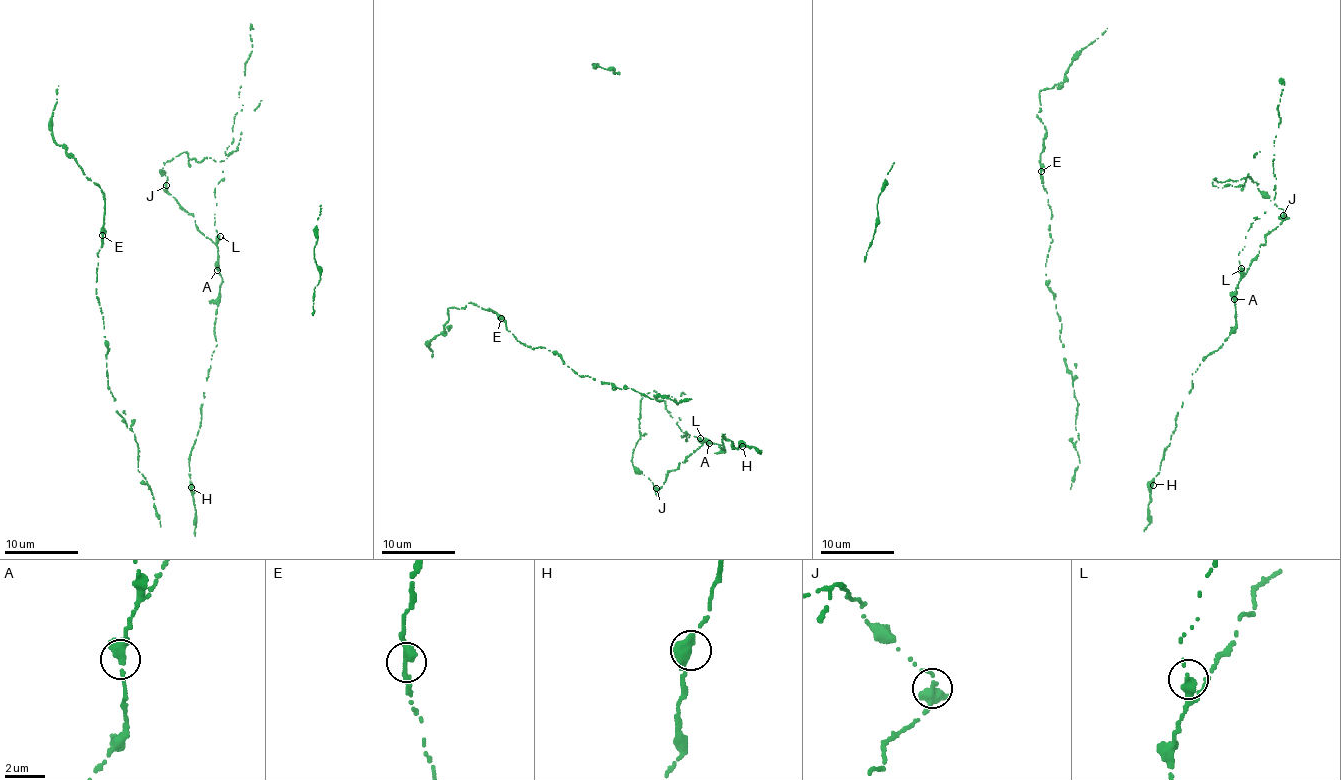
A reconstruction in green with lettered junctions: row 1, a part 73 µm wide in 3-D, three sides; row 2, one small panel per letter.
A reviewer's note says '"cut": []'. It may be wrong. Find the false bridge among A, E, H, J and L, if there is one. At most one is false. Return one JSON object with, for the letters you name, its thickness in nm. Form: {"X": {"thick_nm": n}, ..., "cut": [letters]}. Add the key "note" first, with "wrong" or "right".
{"note": "wrong", "J": {"thick_nm": 550}, "cut": ["J"]}

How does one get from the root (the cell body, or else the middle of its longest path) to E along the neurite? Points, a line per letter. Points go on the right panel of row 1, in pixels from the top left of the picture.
E: (1075, 421), (1078, 402), (1064, 358), (1055, 295), (1046, 275), (1051, 212), (1041, 171)

